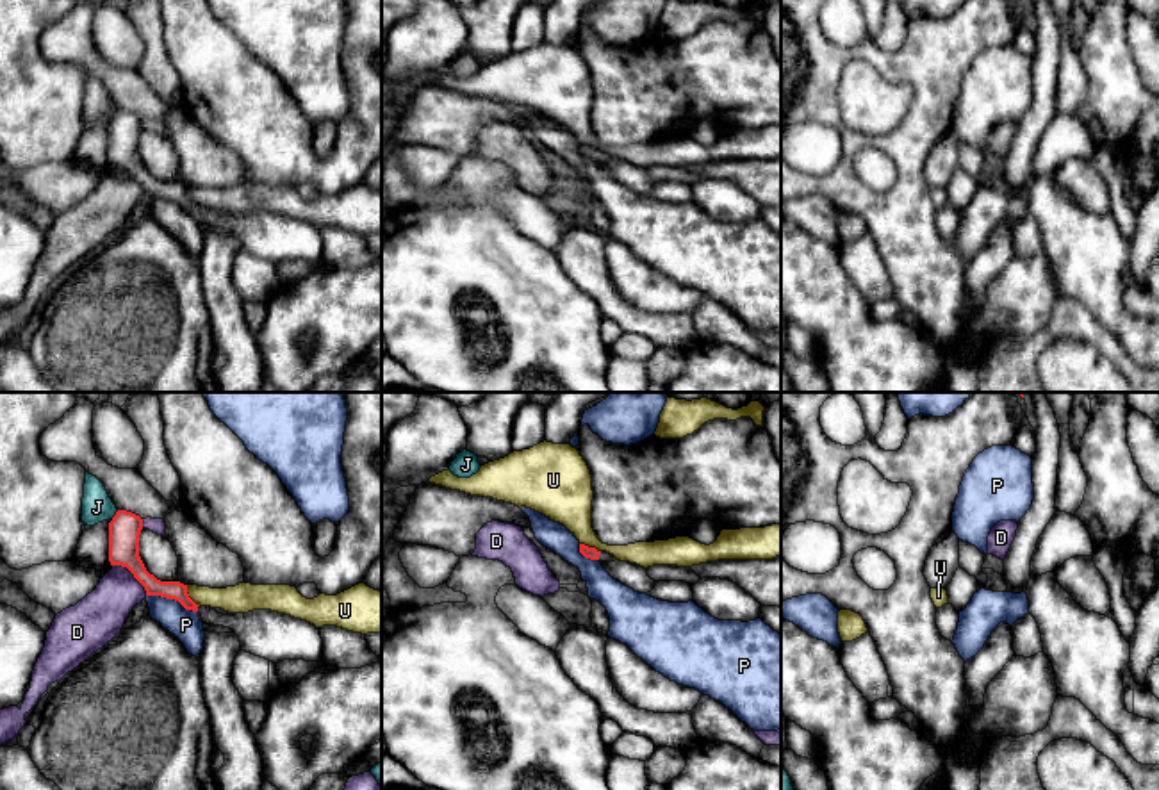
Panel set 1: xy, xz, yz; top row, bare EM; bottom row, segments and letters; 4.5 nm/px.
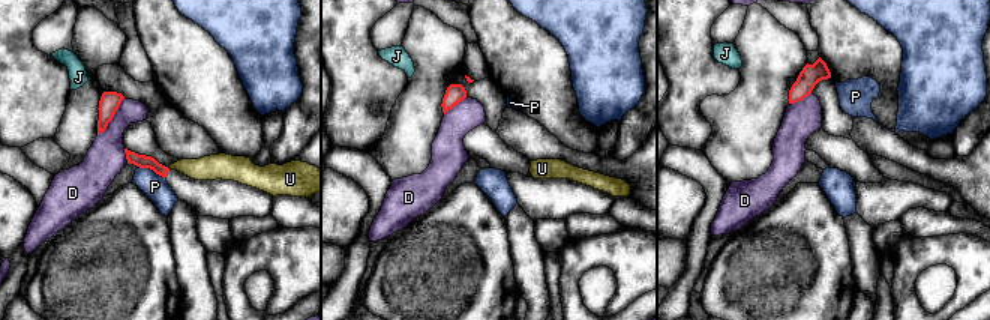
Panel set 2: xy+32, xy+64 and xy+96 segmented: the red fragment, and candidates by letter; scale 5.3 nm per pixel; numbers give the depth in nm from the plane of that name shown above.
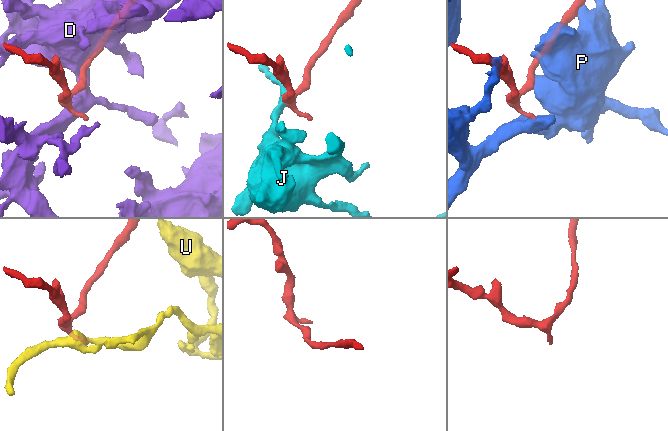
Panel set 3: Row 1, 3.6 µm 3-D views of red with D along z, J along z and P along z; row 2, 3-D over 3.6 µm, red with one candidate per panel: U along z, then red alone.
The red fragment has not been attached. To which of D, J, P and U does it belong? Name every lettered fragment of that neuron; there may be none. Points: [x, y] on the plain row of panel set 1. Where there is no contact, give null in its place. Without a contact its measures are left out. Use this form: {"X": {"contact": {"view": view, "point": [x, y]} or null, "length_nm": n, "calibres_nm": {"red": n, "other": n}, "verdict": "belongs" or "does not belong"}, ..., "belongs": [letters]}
{"D": {"contact": {"view": "xy", "point": [132, 173]}, "length_nm": 220, "calibres_nm": {"red": 140, "other": 220}, "verdict": "does not belong"}, "J": {"contact": {"view": "xy", "point": [116, 115]}, "length_nm": 50, "calibres_nm": {"red": 140, "other": 140}, "verdict": "does not belong"}, "P": {"contact": {"view": "xy", "point": [172, 198]}, "length_nm": 240, "calibres_nm": {"red": 90, "other": 140}, "verdict": "does not belong"}, "U": {"contact": {"view": "xy", "point": [188, 197]}, "length_nm": 120, "calibres_nm": {"red": 90, "other": 140}, "verdict": "does not belong"}, "belongs": []}

